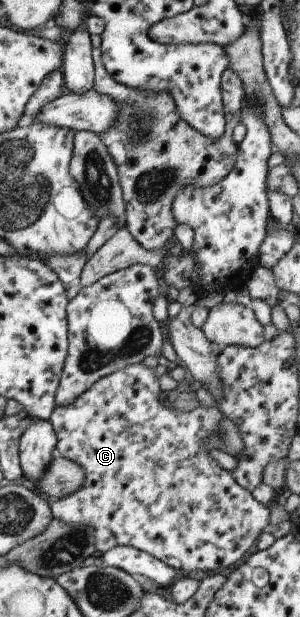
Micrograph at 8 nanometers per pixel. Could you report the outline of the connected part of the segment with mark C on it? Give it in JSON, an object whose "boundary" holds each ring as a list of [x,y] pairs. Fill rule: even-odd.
{"boundary":[[[142,363],[132,364],[132,366],[124,366],[122,370],[108,374],[100,380],[96,380],[86,392],[82,392],[74,402],[66,404],[66,406],[54,407],[48,422],[53,428],[56,436],[55,454],[64,456],[72,462],[76,462],[82,470],[84,470],[84,482],[80,486],[80,490],[76,490],[70,496],[64,496],[57,500],[49,501],[49,508],[51,510],[51,518],[56,518],[64,524],[90,524],[94,528],[94,548],[97,554],[100,555],[110,548],[118,545],[128,545],[132,548],[137,548],[144,551],[150,556],[160,560],[162,564],[166,564],[174,570],[180,570],[180,573],[188,574],[193,570],[200,570],[200,572],[214,572],[220,568],[228,568],[236,562],[242,560],[242,556],[248,554],[250,546],[256,542],[260,534],[268,529],[268,516],[270,516],[267,505],[260,504],[251,495],[251,491],[240,488],[230,471],[220,468],[218,462],[214,458],[210,458],[210,450],[220,448],[220,438],[218,438],[218,422],[225,418],[223,412],[220,412],[215,406],[204,408],[198,406],[190,412],[180,412],[174,410],[171,406],[162,405],[158,402],[158,394],[160,394],[160,386],[158,385],[158,378],[154,376],[153,368],[146,368]]]}

